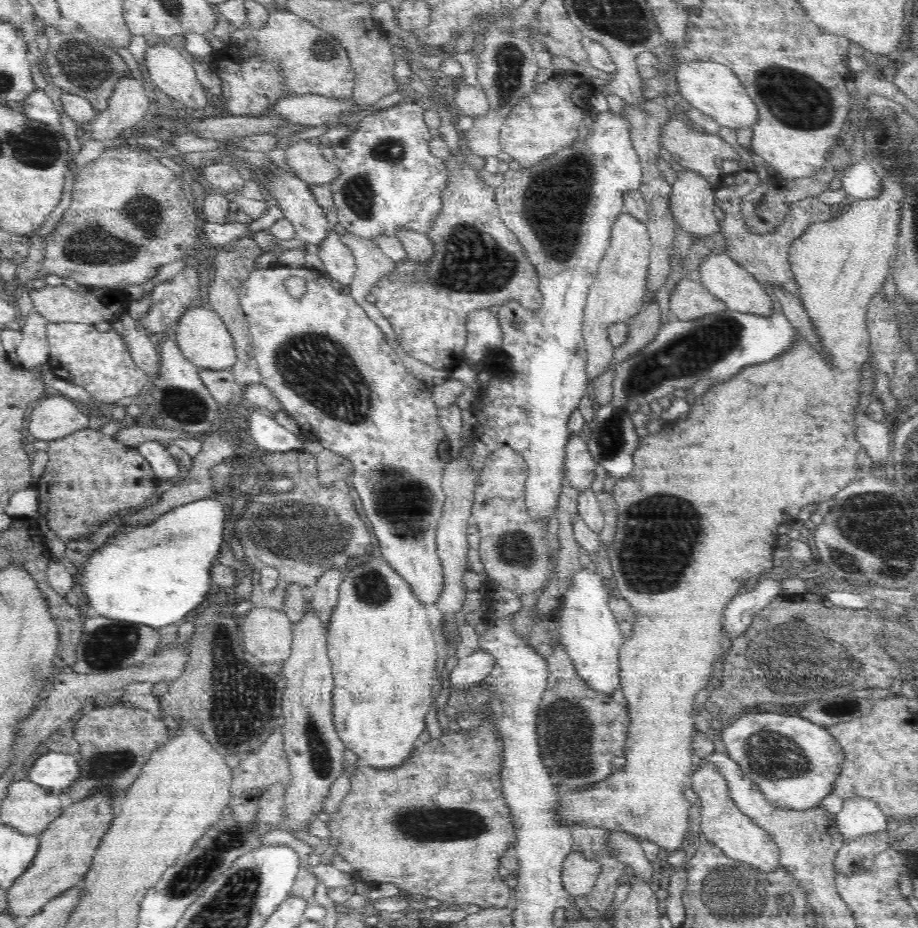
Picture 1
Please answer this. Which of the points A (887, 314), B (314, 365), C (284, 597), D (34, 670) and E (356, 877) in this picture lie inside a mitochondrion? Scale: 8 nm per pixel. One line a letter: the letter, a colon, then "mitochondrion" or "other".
A: mitochondrion
B: mitochondrion
C: other
D: mitochondrion
E: other

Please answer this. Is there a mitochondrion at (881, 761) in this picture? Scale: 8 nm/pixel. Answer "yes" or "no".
no

